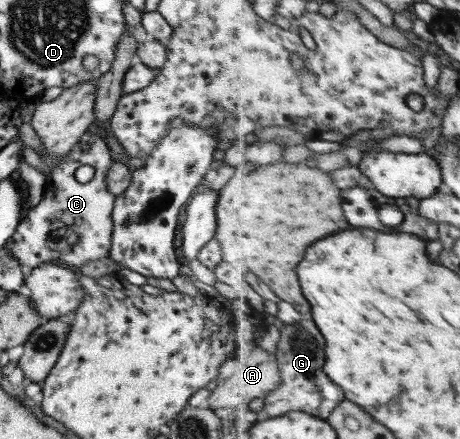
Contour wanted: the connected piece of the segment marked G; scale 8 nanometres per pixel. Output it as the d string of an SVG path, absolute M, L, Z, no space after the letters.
M302 319L291 326L283 324L278 347L276 354L283 382L280 388L265 397L264 409L257 418L264 418L264 415L278 417L288 411L308 411L309 414L320 415L326 419L344 401L344 391L336 383L332 383L332 379L324 373L326 363L324 335L320 333L314 321Z

